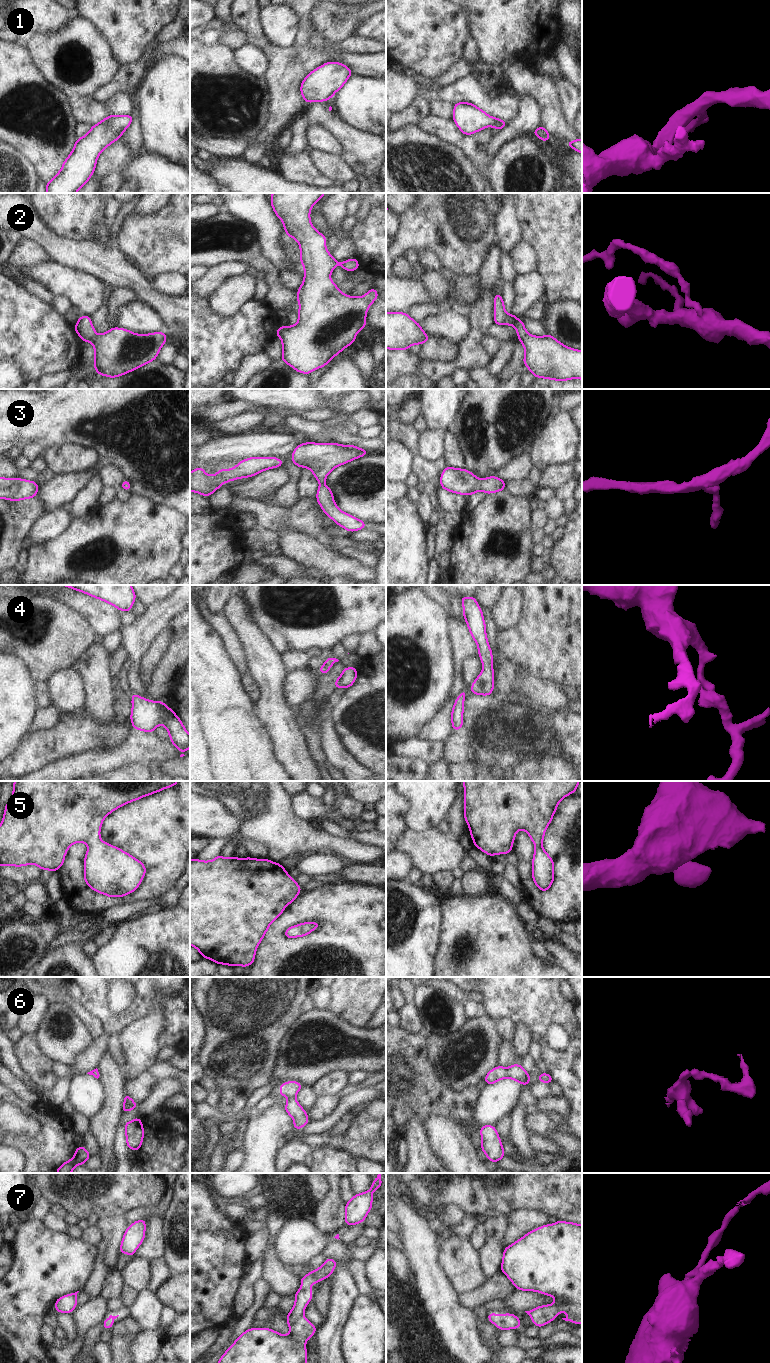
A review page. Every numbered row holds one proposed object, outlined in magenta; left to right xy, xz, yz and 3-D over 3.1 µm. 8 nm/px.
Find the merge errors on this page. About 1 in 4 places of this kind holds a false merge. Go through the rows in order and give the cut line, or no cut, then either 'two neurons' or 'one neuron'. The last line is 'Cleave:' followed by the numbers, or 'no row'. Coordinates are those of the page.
1: cut none; one neuron
2: cut none; one neuron
3: cut none; one neuron
4: cut none; one neuron
5: cut none; one neuron
6: cut none; one neuron
7: cut none; one neuron
Cleave: no row

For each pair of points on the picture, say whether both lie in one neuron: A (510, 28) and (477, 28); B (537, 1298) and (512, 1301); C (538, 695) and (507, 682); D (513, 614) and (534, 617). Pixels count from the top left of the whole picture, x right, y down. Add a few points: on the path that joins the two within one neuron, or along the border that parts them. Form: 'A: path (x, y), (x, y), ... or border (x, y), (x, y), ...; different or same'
A: path (502, 28), (485, 28); same
B: path (531, 1299), (518, 1301); same
C: path (530, 688), (523, 683), (515, 682); same
D: border (522, 595), (522, 617), (514, 626), (504, 630); different

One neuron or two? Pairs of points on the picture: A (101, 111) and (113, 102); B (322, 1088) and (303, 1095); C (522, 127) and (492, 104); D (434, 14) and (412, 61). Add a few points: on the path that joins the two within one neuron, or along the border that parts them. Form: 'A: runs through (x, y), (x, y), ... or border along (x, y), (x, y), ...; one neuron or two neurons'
A: border along (103, 103), (110, 114); two neurons
B: border along (310, 1086), (317, 1097); two neurons
C: border along (519, 101), (518, 113), (507, 122); two neurons
D: runs through (427, 26), (427, 42), (423, 49); one neuron

